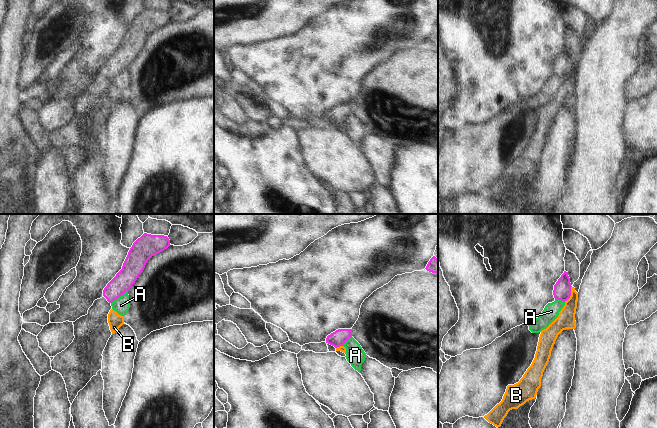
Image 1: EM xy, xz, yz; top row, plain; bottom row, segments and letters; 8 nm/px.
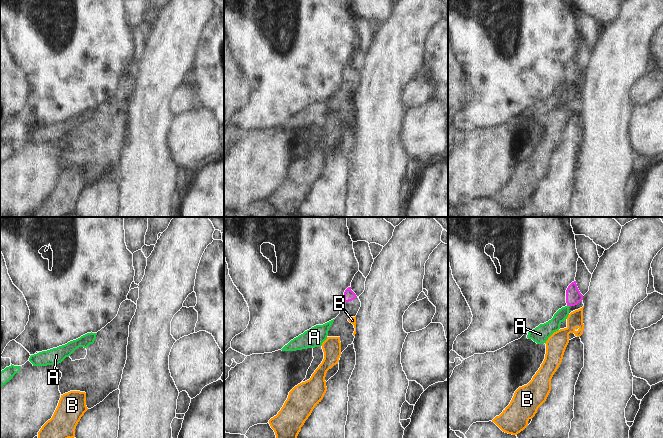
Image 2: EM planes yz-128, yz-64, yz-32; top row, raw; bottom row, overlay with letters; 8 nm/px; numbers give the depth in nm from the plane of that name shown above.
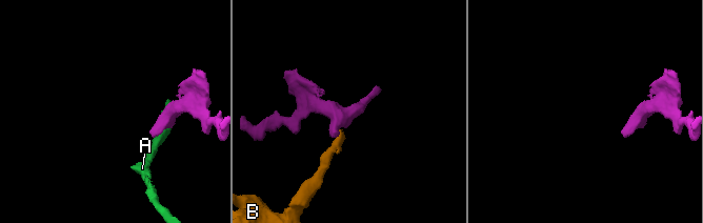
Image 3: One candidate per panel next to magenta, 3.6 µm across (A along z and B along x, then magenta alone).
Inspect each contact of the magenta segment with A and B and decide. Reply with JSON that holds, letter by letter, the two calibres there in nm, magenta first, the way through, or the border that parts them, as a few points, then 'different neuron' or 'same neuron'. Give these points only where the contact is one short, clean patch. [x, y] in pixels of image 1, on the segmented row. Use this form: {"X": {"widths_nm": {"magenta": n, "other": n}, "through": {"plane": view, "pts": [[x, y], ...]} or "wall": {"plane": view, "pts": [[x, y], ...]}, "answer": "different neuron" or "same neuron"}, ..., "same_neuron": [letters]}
{"A": {"widths_nm": {"magenta": 160, "other": 140}, "answer": "different neuron"}, "B": {"widths_nm": {"magenta": 140, "other": 140}, "wall": {"plane": "yz", "pts": [[571, 286], [571, 295], [564, 301]]}, "answer": "different neuron"}, "same_neuron": []}

